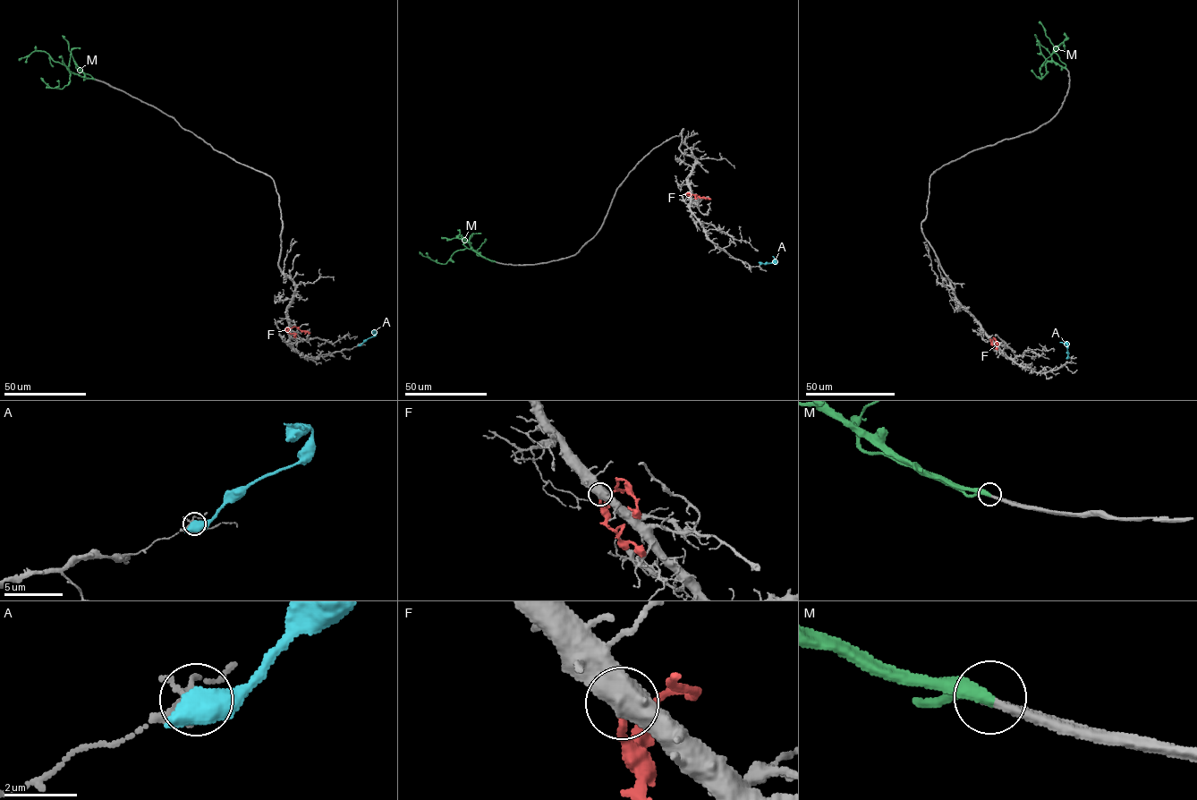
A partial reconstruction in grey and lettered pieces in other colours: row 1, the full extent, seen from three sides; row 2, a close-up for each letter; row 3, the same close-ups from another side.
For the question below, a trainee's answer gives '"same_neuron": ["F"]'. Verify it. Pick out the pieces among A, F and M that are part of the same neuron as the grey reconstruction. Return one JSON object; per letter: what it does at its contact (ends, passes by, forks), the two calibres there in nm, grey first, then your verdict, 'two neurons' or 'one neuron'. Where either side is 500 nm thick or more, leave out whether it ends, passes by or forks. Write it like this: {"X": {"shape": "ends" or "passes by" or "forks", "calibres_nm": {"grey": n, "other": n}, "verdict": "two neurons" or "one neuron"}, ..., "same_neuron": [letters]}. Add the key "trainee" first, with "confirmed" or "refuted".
{"trainee": "refuted", "A": {"calibres_nm": {"grey": 130, "other": 800}, "verdict": "two neurons"}, "F": {"calibres_nm": {"grey": 700, "other": 280}, "verdict": "two neurons"}, "M": {"shape": "ends", "calibres_nm": {"grey": 360, "other": 480}, "verdict": "one neuron"}, "same_neuron": ["M"]}

